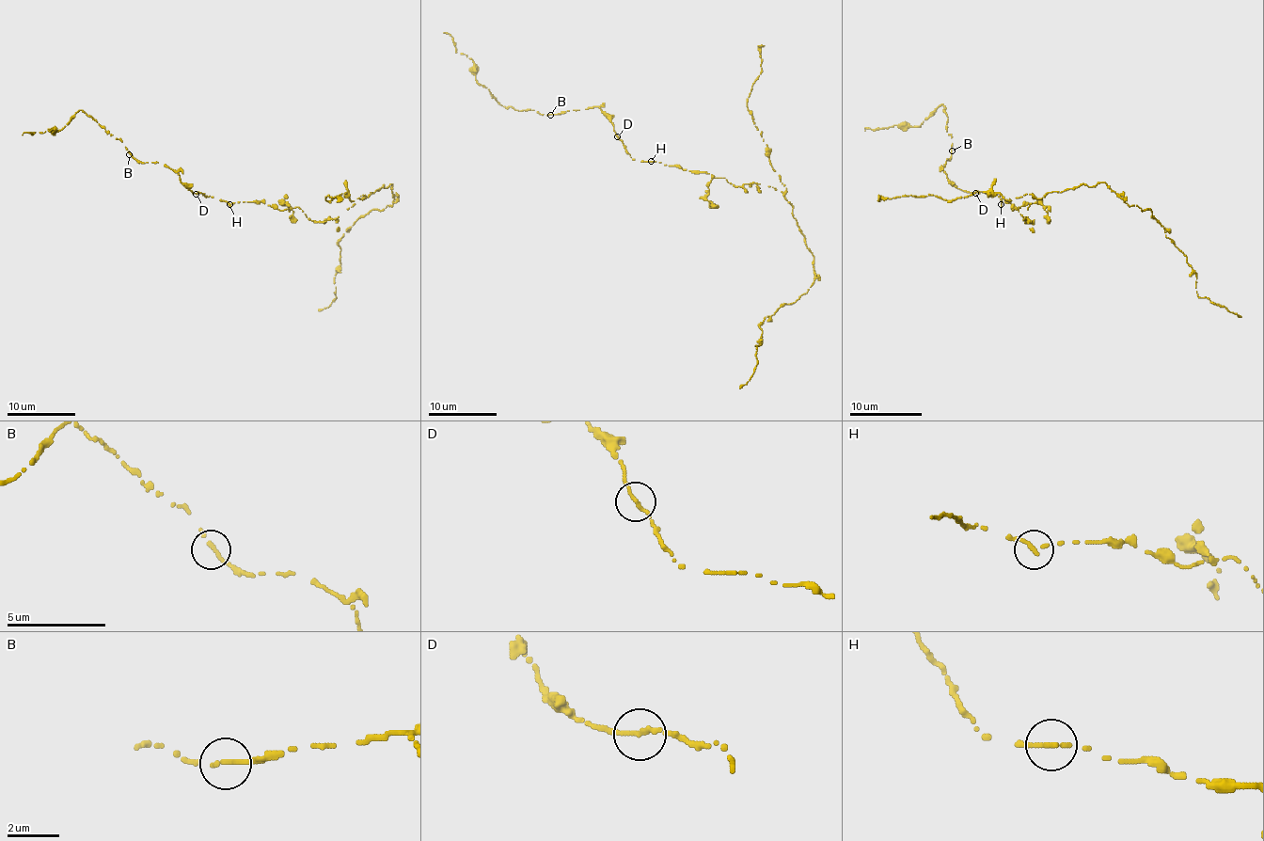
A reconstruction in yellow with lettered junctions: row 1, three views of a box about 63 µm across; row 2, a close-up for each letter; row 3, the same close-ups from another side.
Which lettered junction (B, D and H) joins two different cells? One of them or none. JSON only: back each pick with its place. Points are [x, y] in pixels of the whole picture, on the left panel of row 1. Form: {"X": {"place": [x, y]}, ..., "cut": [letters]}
{"H": {"place": [229, 204]}, "cut": ["H"]}

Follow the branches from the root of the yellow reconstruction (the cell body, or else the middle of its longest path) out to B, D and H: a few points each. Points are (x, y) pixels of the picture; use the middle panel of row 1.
B: (705, 171), (689, 171), (655, 161), (633, 159), (616, 134), (614, 125), (597, 106), (550, 115)
D: (705, 171), (689, 171), (655, 161), (633, 159), (617, 136)
H: (705, 171), (689, 171), (650, 161)

